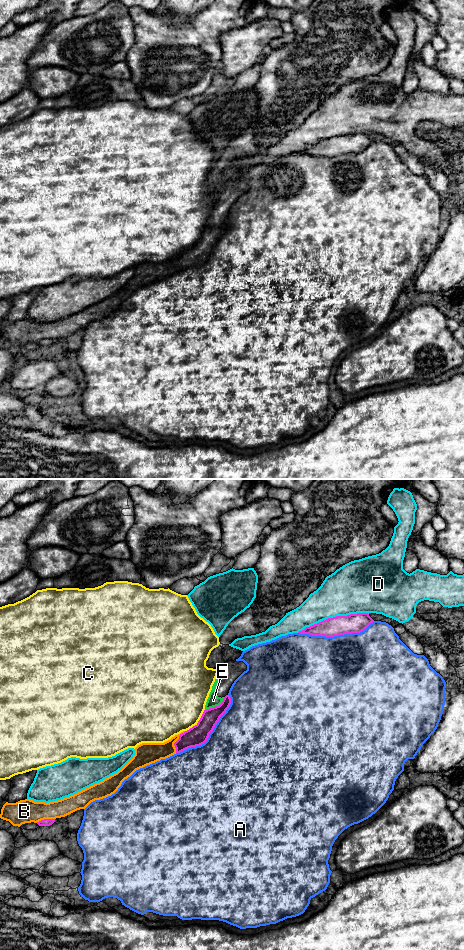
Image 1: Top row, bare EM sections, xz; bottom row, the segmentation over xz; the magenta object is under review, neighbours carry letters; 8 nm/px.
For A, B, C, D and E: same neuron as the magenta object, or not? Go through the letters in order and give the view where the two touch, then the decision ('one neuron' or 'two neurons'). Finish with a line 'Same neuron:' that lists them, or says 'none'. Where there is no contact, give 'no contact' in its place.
A: xz | two neurons
B: xz | two neurons
C: xz | two neurons
D: xz | two neurons
E: xz | two neurons
Same neuron: none

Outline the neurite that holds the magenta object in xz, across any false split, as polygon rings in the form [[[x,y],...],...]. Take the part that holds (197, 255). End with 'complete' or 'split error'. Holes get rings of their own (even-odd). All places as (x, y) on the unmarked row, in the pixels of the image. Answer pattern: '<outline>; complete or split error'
[[[226,215],[219,226],[204,230],[198,243],[180,254],[179,259],[174,263],[176,273],[204,264],[230,224],[231,218],[229,215]]]; complete

